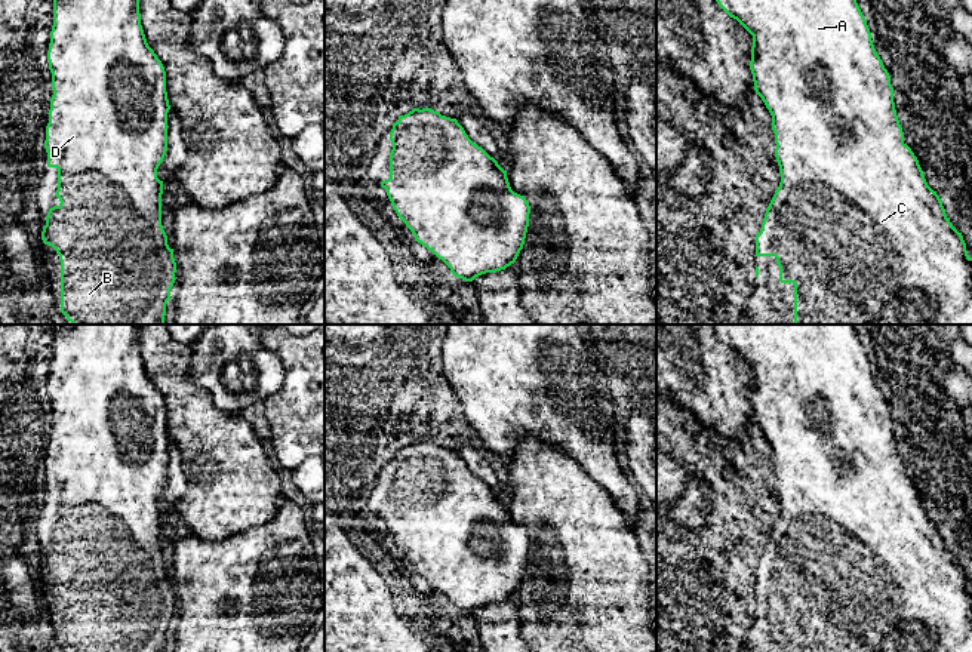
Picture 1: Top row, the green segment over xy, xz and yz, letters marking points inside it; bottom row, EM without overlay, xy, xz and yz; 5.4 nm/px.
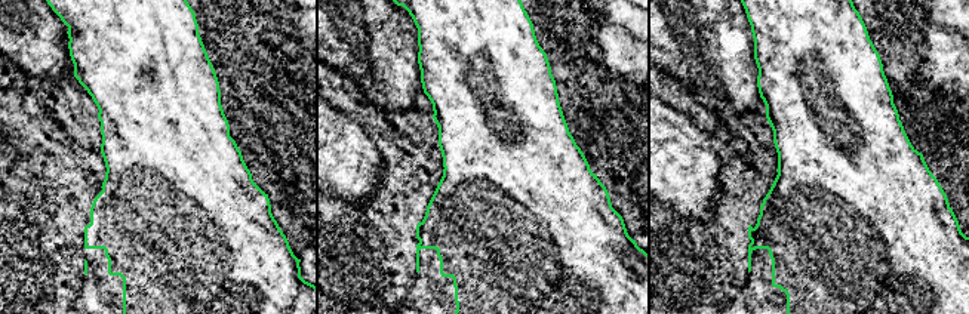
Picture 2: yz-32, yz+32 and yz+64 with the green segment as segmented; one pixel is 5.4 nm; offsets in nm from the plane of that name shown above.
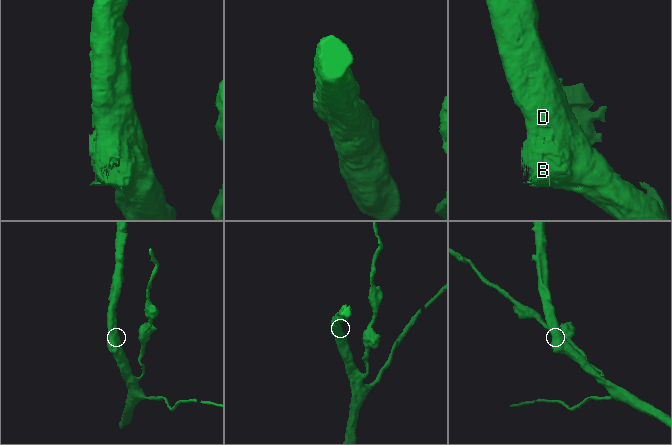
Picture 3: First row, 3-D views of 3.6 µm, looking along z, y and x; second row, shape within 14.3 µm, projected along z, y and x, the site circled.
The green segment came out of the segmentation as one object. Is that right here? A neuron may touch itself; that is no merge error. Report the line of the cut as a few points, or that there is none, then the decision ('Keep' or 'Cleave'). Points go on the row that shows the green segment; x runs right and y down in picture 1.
No split. Keep

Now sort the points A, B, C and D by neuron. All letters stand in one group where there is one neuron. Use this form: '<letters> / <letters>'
A B C D

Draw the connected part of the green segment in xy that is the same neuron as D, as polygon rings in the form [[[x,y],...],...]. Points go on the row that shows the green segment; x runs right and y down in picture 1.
[[[53,0],[53,25],[50,31],[50,43],[47,50],[49,70],[52,73],[52,89],[53,95],[50,98],[49,123],[46,126],[46,141],[44,148],[47,153],[47,166],[58,169],[58,190],[56,197],[59,204],[49,209],[46,216],[46,225],[41,231],[41,240],[44,244],[52,246],[59,255],[61,261],[61,313],[73,325],[164,325],[166,304],[170,299],[170,289],[175,283],[176,262],[173,258],[173,249],[167,244],[167,236],[162,225],[162,194],[163,181],[157,178],[157,169],[163,162],[167,151],[167,113],[170,110],[167,92],[166,92],[166,71],[162,61],[157,58],[154,50],[148,46],[139,13],[139,0]]]

